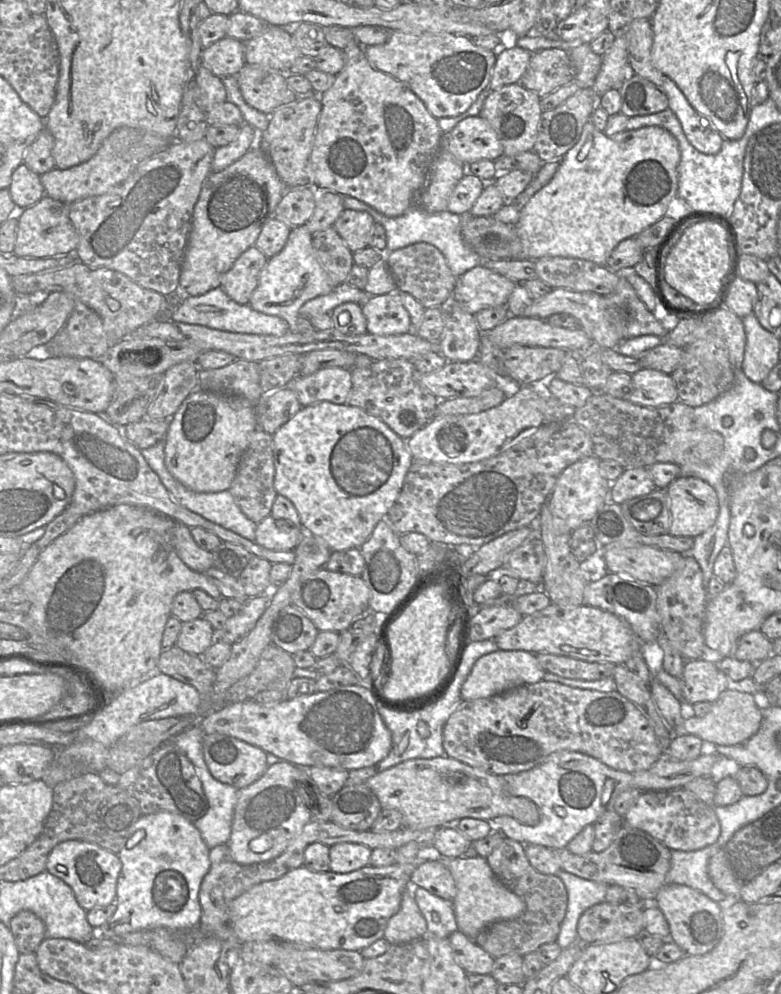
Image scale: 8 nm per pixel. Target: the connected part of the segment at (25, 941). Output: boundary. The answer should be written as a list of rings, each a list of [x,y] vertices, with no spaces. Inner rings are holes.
[[[22,910],[13,916],[8,928],[21,954],[35,953],[39,944],[46,938],[44,922],[28,910]]]

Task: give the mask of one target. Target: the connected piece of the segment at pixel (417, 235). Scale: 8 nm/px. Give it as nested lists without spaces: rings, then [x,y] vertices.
[[[343,196],[343,206],[344,209],[368,212],[376,223],[384,227],[387,251],[397,250],[417,242],[432,244],[444,255],[449,268],[456,277],[461,276],[483,262],[482,258],[465,242],[461,234],[463,216],[459,214],[450,211],[427,213],[419,206],[412,206],[400,216],[388,217],[351,196]]]

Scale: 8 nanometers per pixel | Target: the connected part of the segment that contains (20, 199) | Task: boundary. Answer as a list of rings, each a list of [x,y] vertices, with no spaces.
[[[24,162],[13,171],[8,189],[17,206],[17,212],[36,204],[45,195],[40,175],[32,171]]]

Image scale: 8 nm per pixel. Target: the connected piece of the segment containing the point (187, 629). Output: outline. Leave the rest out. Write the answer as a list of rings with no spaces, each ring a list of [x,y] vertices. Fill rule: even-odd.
[[[201,616],[182,623],[175,645],[190,654],[203,656],[204,652],[215,641],[216,633],[212,625]]]

